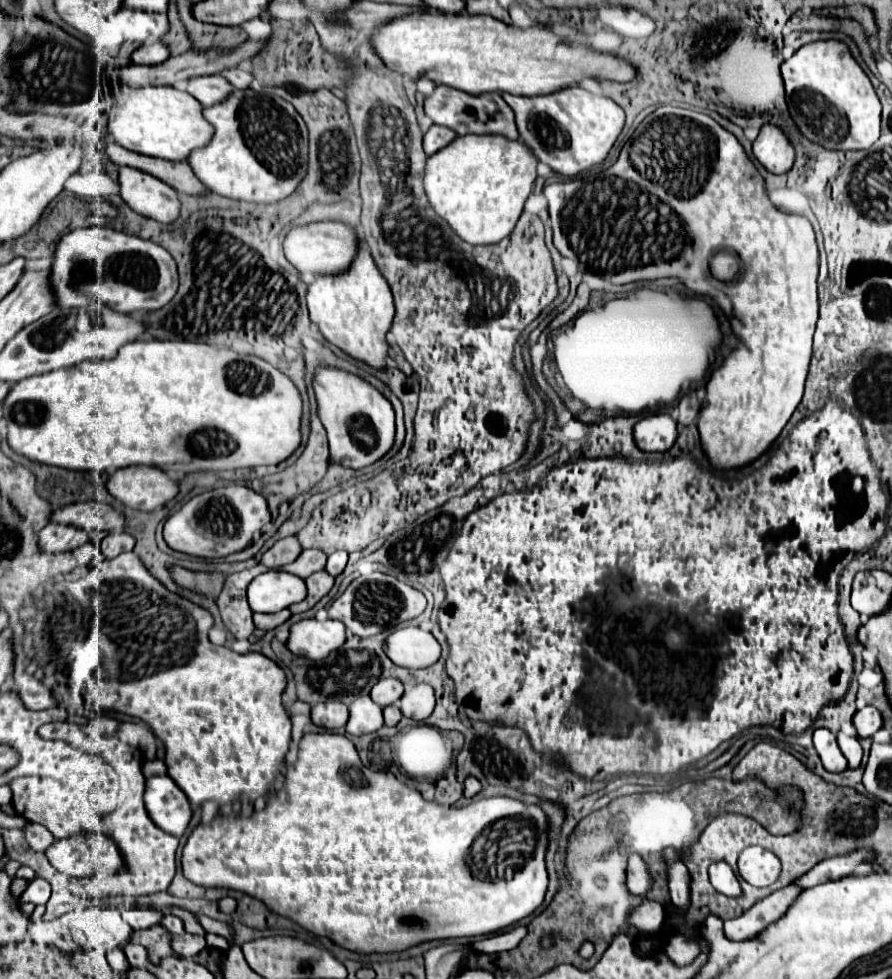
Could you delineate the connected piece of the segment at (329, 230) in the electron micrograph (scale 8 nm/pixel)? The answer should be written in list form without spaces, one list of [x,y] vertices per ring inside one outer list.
[[[313,222],[305,226],[293,226],[283,240],[285,258],[301,274],[327,274],[343,272],[355,256],[355,230],[343,222]]]

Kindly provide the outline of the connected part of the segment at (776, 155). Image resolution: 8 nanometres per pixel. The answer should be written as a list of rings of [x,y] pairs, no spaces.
[[[769,124],[761,128],[757,140],[753,142],[753,154],[771,174],[785,174],[795,160],[795,150],[783,130]]]

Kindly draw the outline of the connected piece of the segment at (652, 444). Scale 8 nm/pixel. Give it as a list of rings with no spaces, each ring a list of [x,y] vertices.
[[[671,414],[647,416],[635,424],[633,436],[643,452],[667,452],[679,436],[679,424]]]

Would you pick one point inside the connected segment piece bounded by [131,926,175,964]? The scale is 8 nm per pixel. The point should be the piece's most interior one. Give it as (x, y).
(154, 939)

